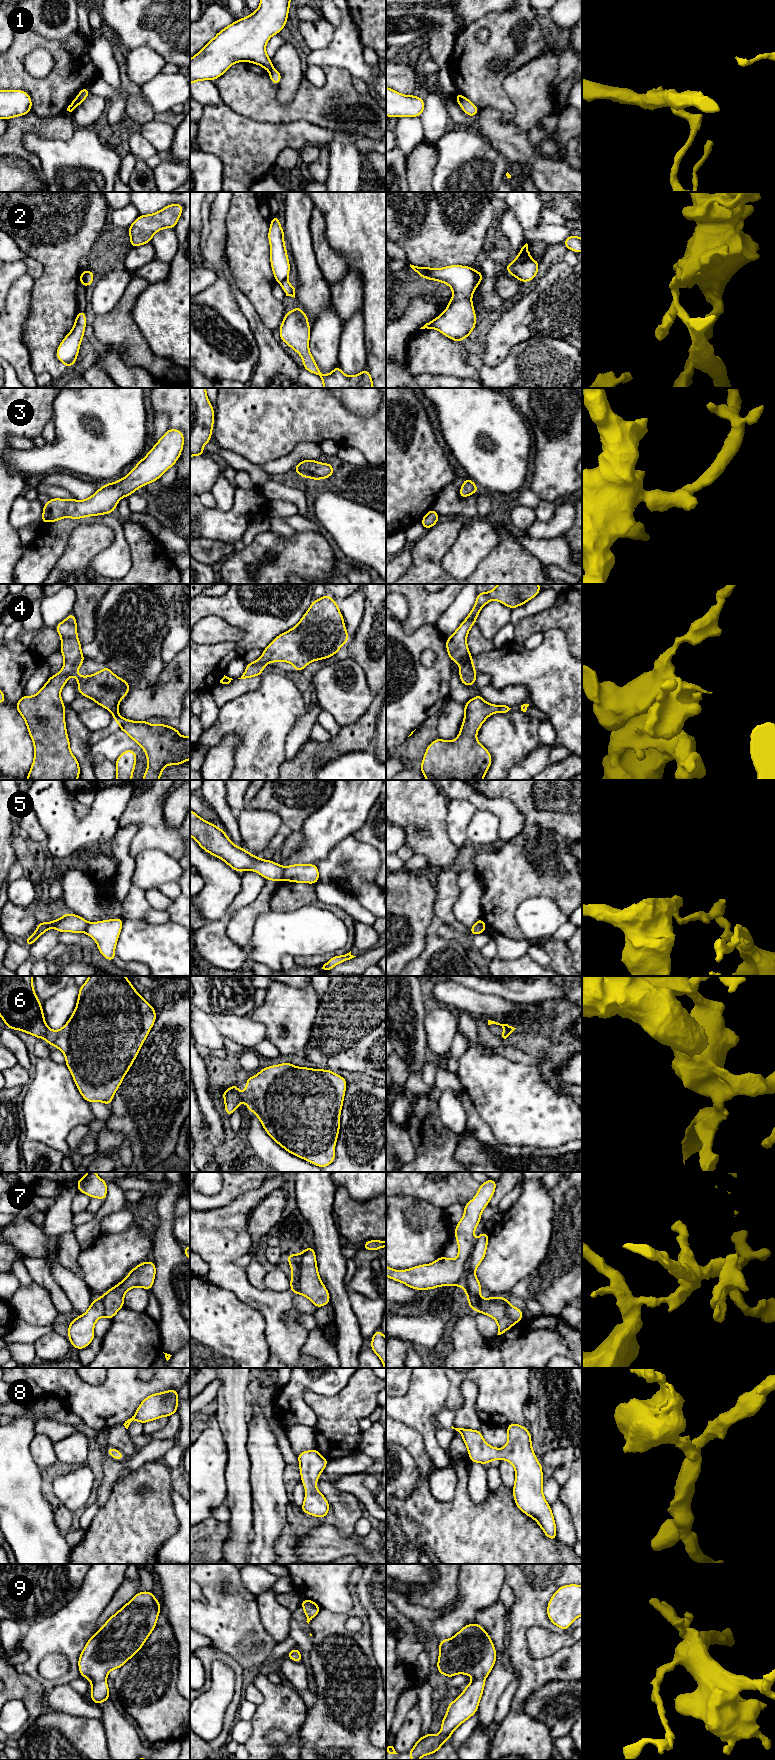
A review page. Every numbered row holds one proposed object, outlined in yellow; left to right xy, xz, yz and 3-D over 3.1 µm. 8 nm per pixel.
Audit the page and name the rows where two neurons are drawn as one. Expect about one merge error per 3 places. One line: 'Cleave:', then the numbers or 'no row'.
Cleave: 1, 2, 5, 7

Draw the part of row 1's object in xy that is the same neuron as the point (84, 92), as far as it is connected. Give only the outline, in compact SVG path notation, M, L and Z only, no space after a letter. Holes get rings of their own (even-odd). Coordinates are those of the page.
M88 87L82 88L76 97L75 108L77 108L90 94L91 93L90 93Z

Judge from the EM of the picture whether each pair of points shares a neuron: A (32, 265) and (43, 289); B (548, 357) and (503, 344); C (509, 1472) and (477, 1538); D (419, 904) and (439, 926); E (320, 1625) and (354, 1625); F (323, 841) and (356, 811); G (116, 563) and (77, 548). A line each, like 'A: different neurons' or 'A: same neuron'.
A: different neurons
B: different neurons
C: different neurons
D: different neurons
E: different neurons
F: same neuron
G: different neurons

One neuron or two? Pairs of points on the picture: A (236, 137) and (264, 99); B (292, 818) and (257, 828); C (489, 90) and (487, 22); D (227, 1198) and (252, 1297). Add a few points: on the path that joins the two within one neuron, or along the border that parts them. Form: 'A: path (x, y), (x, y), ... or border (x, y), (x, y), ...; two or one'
A: border (229, 107), (251, 118), (273, 123); two
B: border (259, 810), (275, 812), (282, 823); two
C: path (486, 73), (486, 60), (494, 52), (494, 39); one
D: border (248, 1191), (239, 1195), (228, 1204), (205, 1210); two

